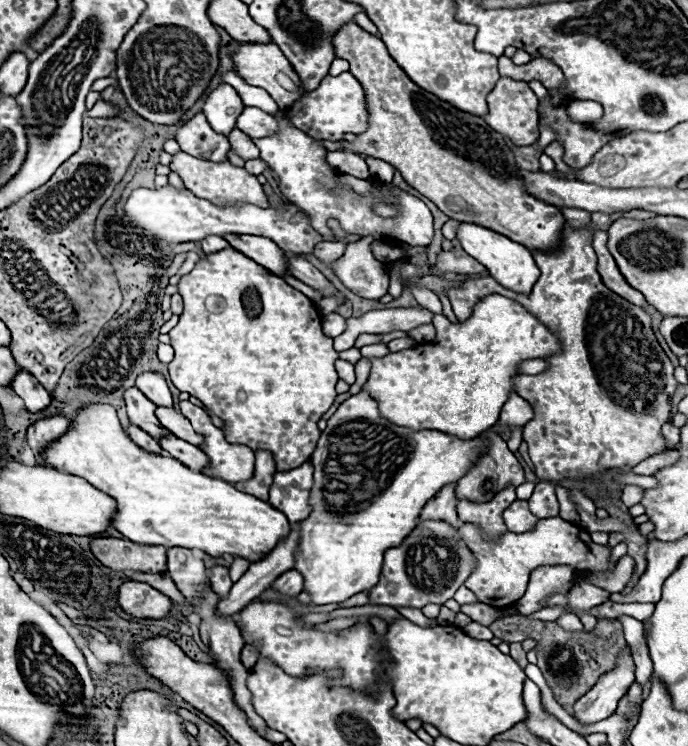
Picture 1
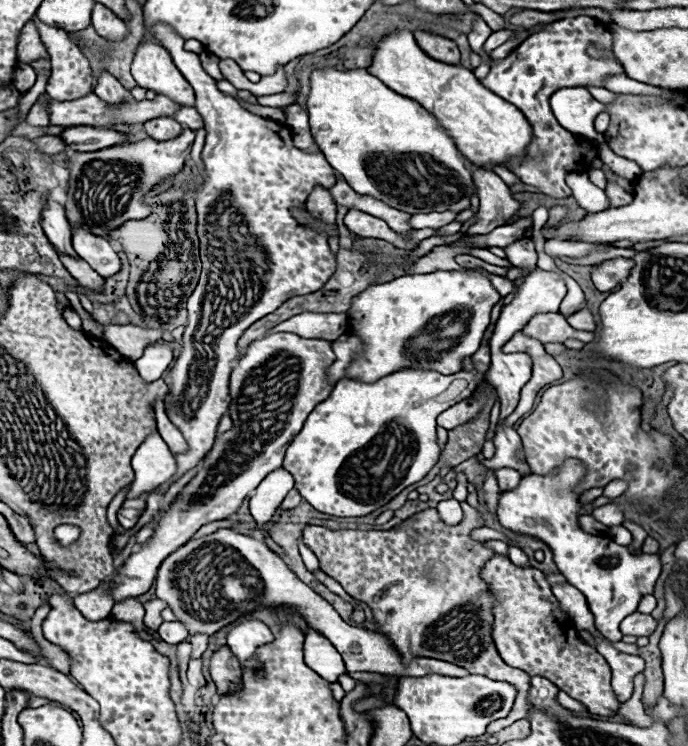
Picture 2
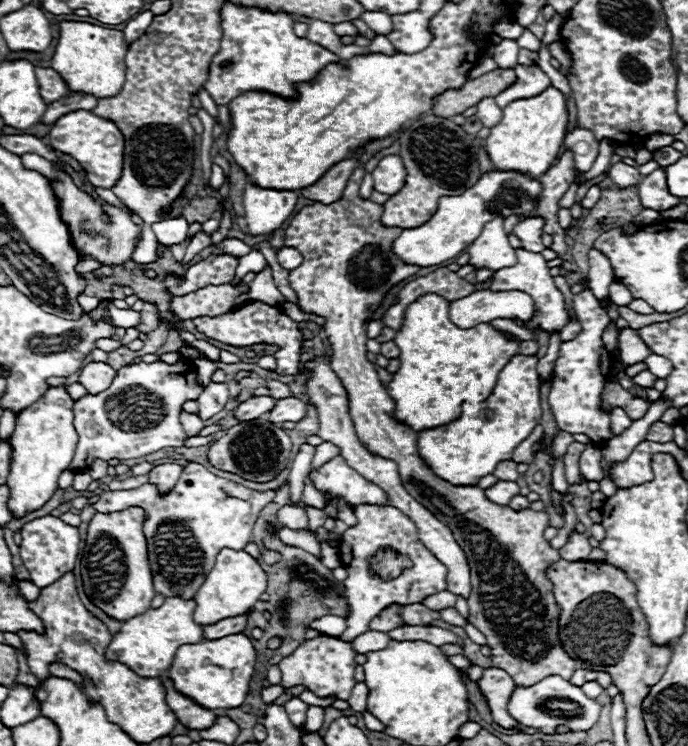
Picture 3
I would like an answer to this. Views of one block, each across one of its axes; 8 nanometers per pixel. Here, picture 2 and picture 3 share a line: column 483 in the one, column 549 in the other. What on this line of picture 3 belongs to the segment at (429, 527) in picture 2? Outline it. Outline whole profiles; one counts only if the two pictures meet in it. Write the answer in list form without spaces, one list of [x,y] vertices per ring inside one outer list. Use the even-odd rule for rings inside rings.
[[[356,168],[346,184],[346,190],[342,194],[342,198],[338,202],[332,204],[322,204],[322,202],[314,202],[312,206],[304,206],[290,222],[290,226],[285,230],[284,246],[296,248],[300,250],[300,254],[304,256],[302,266],[290,270],[290,286],[298,296],[298,306],[304,312],[312,312],[316,316],[326,318],[324,322],[324,332],[328,336],[328,342],[332,346],[332,370],[336,372],[336,376],[340,378],[346,394],[348,394],[348,412],[350,418],[356,426],[358,438],[360,442],[364,442],[364,446],[370,450],[370,454],[376,454],[380,458],[388,458],[392,462],[396,462],[400,478],[404,482],[404,488],[428,510],[432,510],[432,514],[436,514],[440,518],[440,522],[444,522],[450,530],[452,536],[456,538],[456,542],[460,542],[460,548],[464,550],[466,558],[468,558],[468,566],[470,566],[470,598],[468,598],[468,608],[470,608],[470,616],[468,622],[472,626],[476,626],[488,640],[488,646],[492,650],[492,666],[508,670],[508,674],[512,674],[514,682],[518,686],[532,686],[536,682],[540,682],[546,676],[562,676],[562,678],[572,678],[574,670],[576,670],[576,660],[568,656],[568,652],[562,648],[560,636],[558,636],[558,614],[560,608],[554,600],[552,594],[552,582],[546,576],[546,570],[560,560],[560,554],[556,548],[552,548],[548,544],[548,540],[544,540],[544,530],[550,526],[550,518],[546,512],[534,512],[534,510],[512,510],[508,506],[498,506],[494,502],[490,502],[484,496],[484,490],[478,486],[452,486],[444,480],[440,480],[438,476],[434,476],[434,472],[424,464],[424,460],[418,456],[418,448],[416,448],[416,440],[418,434],[414,430],[410,430],[408,426],[400,424],[394,418],[394,400],[388,396],[386,388],[382,386],[374,364],[366,358],[366,326],[370,316],[374,314],[372,310],[376,310],[382,300],[386,298],[386,294],[390,292],[392,286],[396,286],[398,282],[406,280],[408,276],[416,274],[420,270],[420,266],[412,266],[402,262],[402,258],[398,258],[392,252],[392,244],[394,240],[400,236],[402,228],[388,228],[380,222],[382,218],[382,206],[370,200],[362,200],[358,196],[358,188],[362,182],[362,176],[366,172],[362,168]]]

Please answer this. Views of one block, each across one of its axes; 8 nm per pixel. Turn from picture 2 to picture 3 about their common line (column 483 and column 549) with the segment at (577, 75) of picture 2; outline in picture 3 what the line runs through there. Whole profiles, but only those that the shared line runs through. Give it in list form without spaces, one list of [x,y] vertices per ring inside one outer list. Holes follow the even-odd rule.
[[[518,64],[514,70],[516,70],[516,82],[496,96],[496,104],[500,108],[508,106],[514,100],[536,96],[544,88],[550,86],[550,78],[536,64],[532,64],[532,66],[520,66]]]

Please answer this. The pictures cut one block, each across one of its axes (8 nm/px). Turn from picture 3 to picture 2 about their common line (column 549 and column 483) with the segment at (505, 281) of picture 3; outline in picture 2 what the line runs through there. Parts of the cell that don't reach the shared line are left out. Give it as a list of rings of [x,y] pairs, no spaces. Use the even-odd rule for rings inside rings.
[[[468,268],[468,270],[436,270],[430,274],[414,274],[400,276],[384,284],[374,284],[362,290],[352,298],[352,306],[348,310],[348,334],[356,336],[362,342],[362,352],[352,358],[346,368],[346,378],[360,382],[376,382],[396,370],[438,370],[440,374],[454,374],[462,370],[464,358],[472,356],[480,348],[482,334],[490,324],[490,310],[498,302],[500,294],[492,290],[492,282],[484,268]]]

